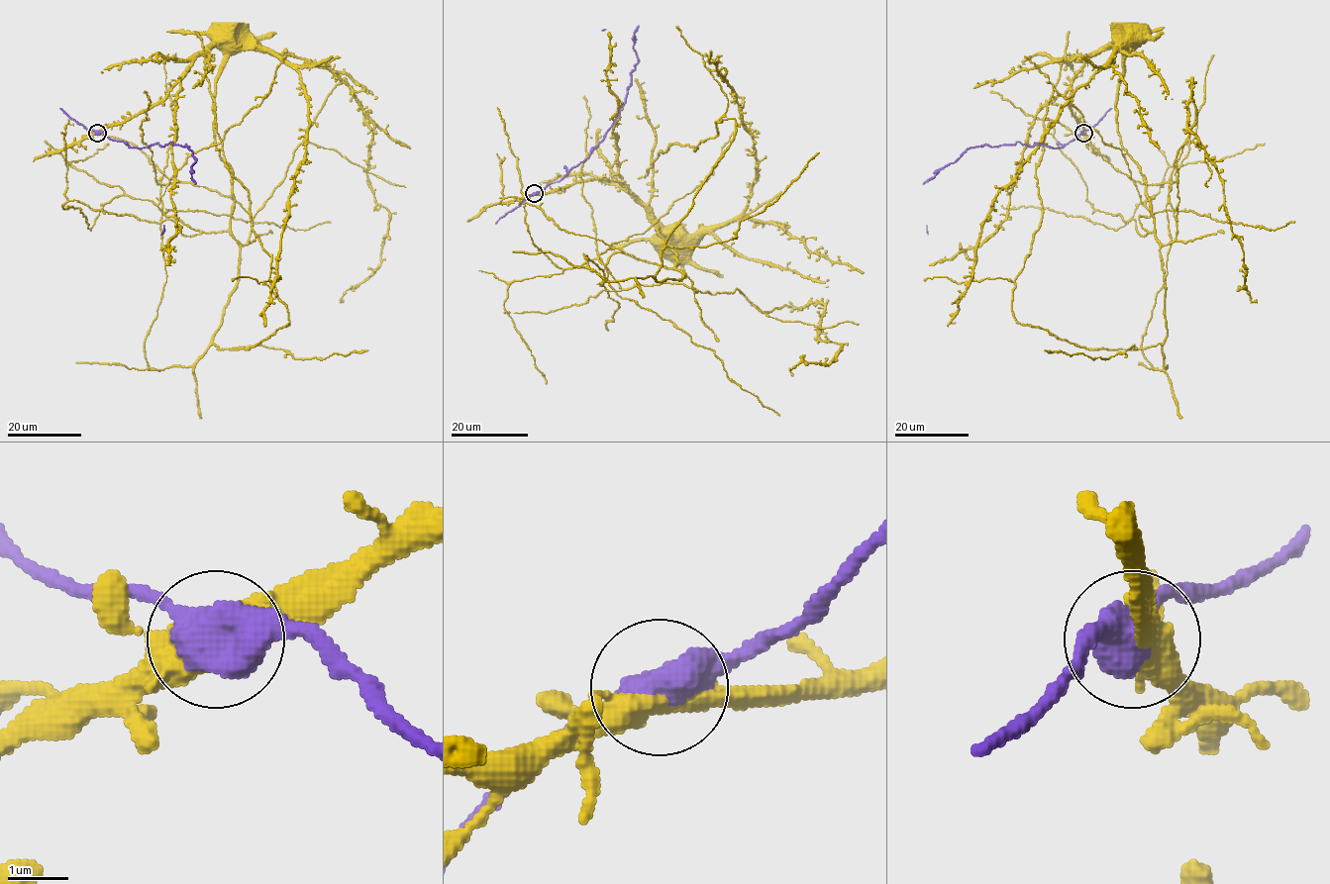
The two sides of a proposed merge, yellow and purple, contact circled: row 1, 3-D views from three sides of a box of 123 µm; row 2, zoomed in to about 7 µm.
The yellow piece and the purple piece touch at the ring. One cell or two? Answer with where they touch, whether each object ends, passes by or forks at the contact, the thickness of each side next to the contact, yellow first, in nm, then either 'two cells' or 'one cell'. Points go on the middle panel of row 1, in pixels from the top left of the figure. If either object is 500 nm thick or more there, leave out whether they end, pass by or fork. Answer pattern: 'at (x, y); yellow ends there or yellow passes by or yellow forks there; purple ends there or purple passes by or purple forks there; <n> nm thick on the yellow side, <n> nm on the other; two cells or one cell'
at (534, 193); 400 nm thick on the yellow side, 600 nm on the other; two cells

